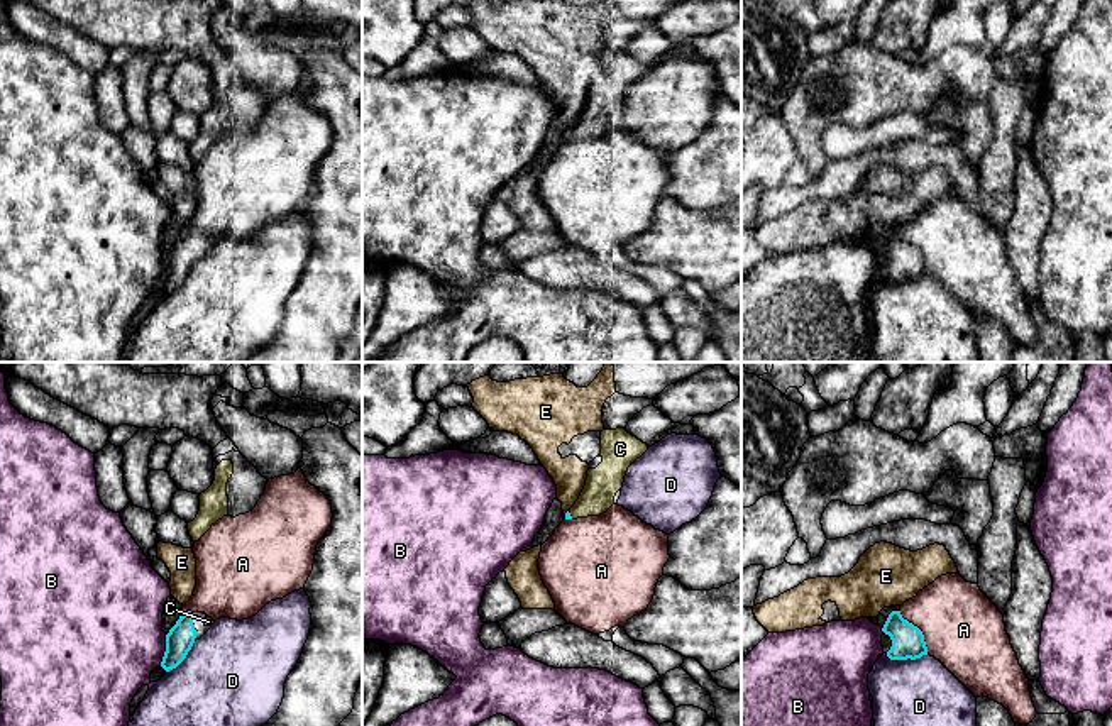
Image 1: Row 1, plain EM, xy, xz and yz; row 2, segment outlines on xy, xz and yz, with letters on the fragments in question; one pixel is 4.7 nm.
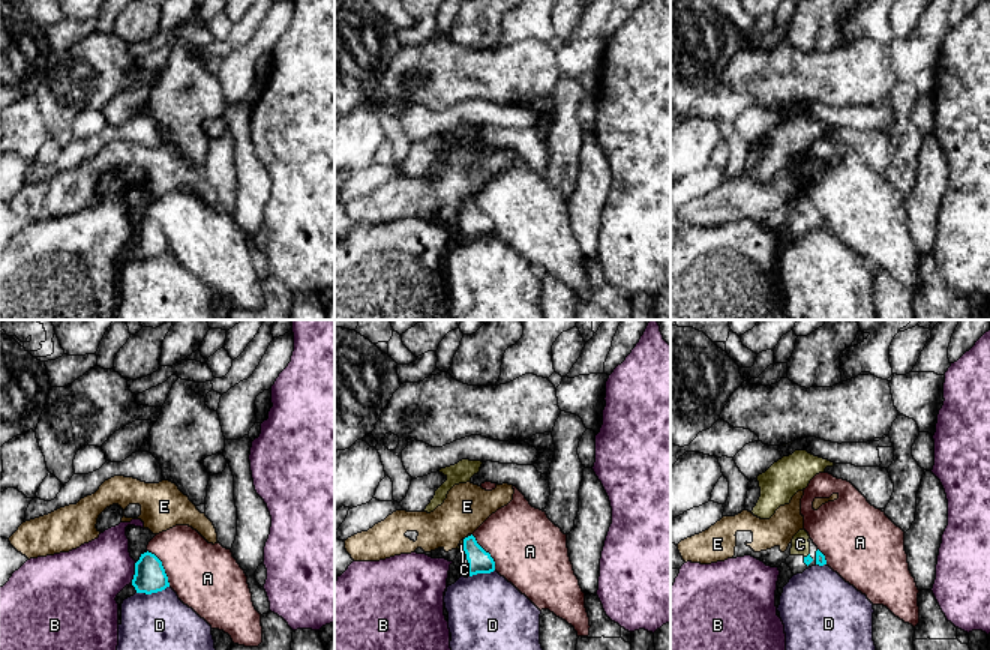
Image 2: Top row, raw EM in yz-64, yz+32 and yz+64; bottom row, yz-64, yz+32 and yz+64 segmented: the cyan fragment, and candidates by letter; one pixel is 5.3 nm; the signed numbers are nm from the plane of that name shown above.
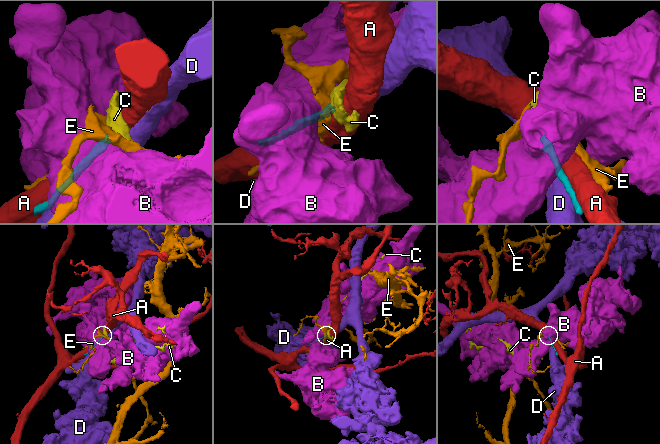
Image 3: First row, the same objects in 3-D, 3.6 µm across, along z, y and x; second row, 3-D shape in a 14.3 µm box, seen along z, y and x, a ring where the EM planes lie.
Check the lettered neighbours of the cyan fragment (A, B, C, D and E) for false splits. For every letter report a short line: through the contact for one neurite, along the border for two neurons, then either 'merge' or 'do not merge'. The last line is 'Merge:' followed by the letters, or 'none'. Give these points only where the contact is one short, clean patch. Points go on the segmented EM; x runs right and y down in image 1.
A: do not merge
B: do not merge
C: line xz (567, 515), (569, 515), (603, 483); merge
D: do not merge
E: line xz (567, 510), (564, 518); do not merge
Merge: C

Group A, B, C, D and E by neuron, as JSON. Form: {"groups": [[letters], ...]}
{"groups": [["A"], ["B"], ["C"], ["D"], ["E"]]}

